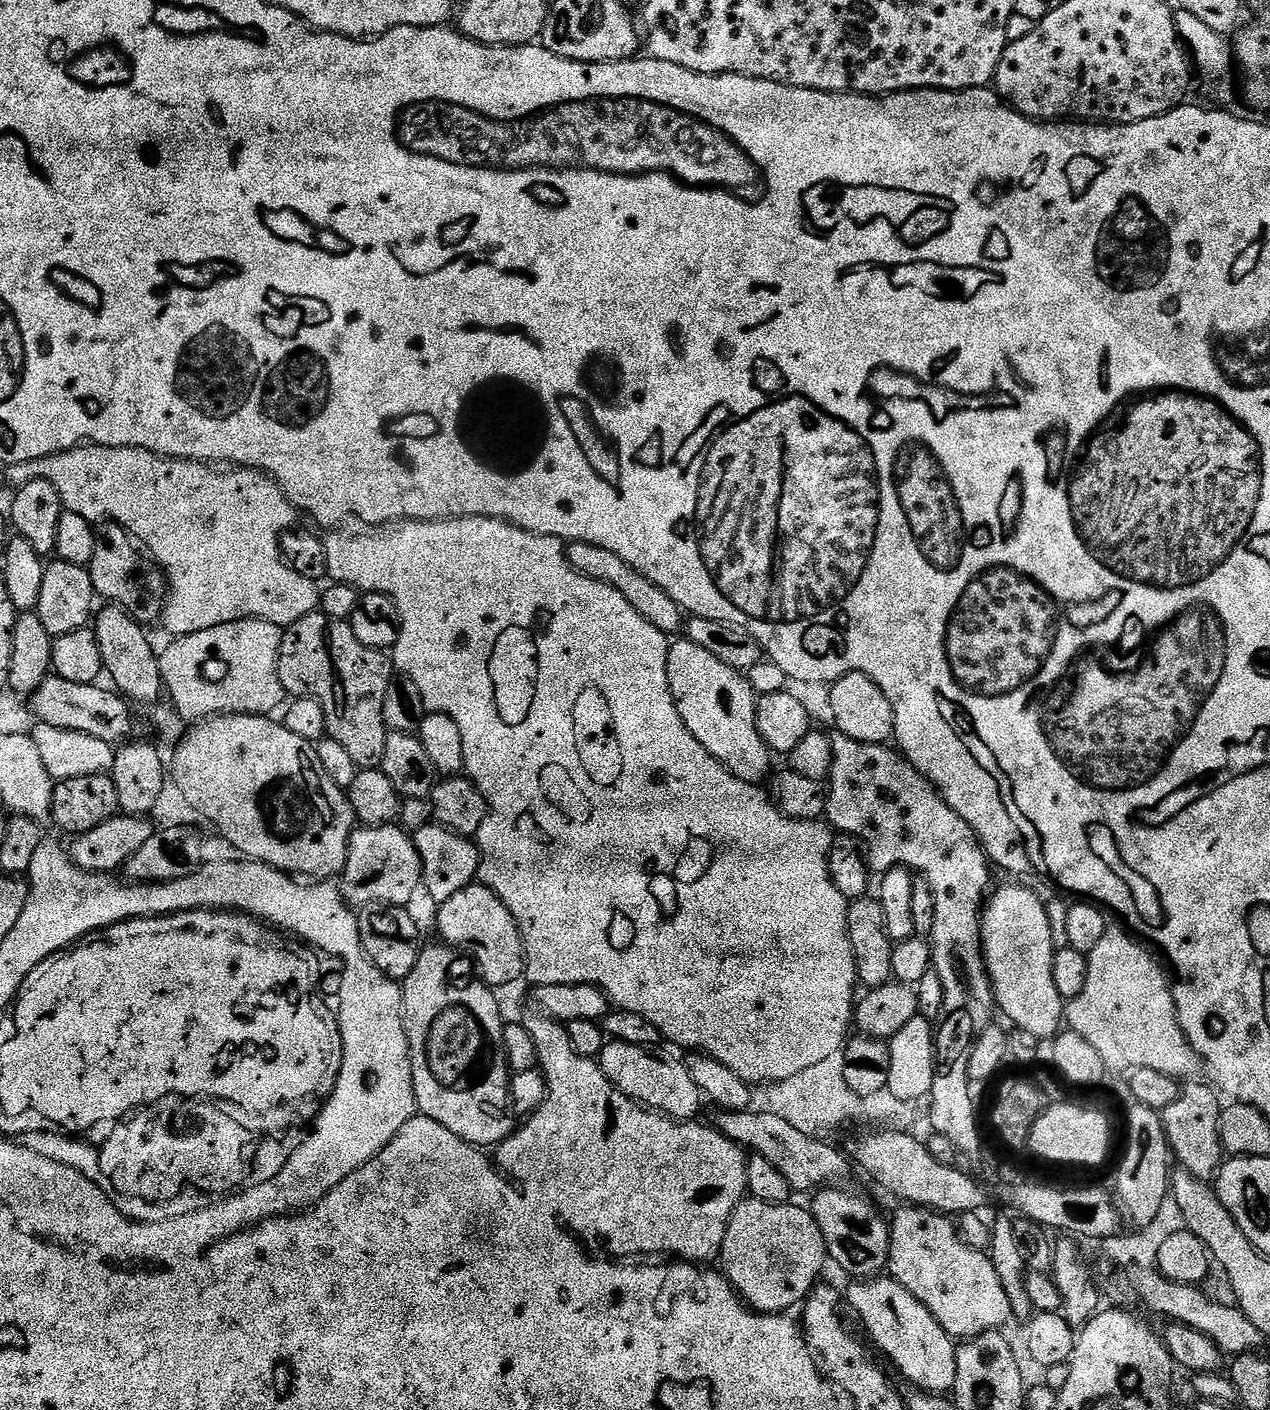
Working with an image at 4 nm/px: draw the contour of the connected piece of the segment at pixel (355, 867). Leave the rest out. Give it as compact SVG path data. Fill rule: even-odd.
M374 824L355 829L348 843L348 857L342 873L342 891L345 900L352 906L408 906L412 895L422 888L424 871L420 865L420 855L416 841L403 827L396 824Z

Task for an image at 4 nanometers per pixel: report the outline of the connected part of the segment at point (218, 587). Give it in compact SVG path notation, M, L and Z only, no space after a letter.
M85 443L68 449L67 452L59 452L46 458L38 458L30 462L18 462L7 469L8 480L13 489L26 486L26 482L45 480L58 490L58 498L64 503L65 512L82 514L82 518L93 522L101 518L121 524L128 535L135 538L141 545L148 547L147 555L155 560L168 578L168 598L164 601L164 614L162 625L169 632L169 637L189 636L198 630L210 630L214 626L222 626L226 622L238 622L239 620L272 620L272 600L279 596L292 596L296 592L296 583L301 583L301 576L284 563L284 557L280 554L280 535L289 531L297 523L298 509L284 496L284 491L272 477L264 472L257 472L254 468L237 467L232 472L215 472L215 467L199 460L174 460L170 456L161 456L159 452L147 452L141 448L107 448L101 444Z

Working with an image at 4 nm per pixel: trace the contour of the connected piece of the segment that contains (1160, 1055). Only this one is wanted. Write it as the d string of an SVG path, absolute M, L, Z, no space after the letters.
M1112 926L1106 934L1102 934L1102 942L1098 942L1098 946L1087 953L1090 967L1082 994L1067 1001L1066 1024L1071 1031L1082 1034L1082 1038L1086 1038L1086 1042L1090 1042L1090 1046L1102 1054L1105 1069L1112 1071L1113 1068L1124 1074L1133 1068L1145 1068L1183 1078L1190 1075L1196 1067L1201 1067L1202 1061L1178 1022L1169 977L1164 977L1163 970L1156 965L1157 957L1147 947L1142 947L1144 946L1123 928Z

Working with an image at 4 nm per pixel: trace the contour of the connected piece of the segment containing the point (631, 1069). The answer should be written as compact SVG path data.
M609 1039L600 1055L598 1063L606 1078L615 1084L619 1092L625 1092L637 1104L655 1110L674 1120L692 1122L700 1112L702 1093L694 1086L694 1078L690 1078L690 1070L683 1059L675 1056L675 1051L664 1046L634 1046L630 1042Z

